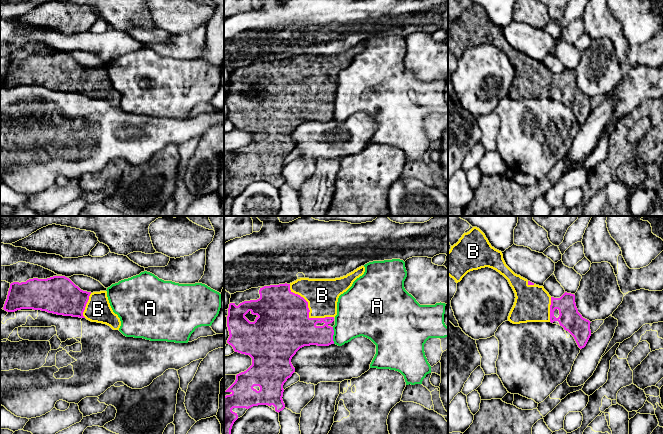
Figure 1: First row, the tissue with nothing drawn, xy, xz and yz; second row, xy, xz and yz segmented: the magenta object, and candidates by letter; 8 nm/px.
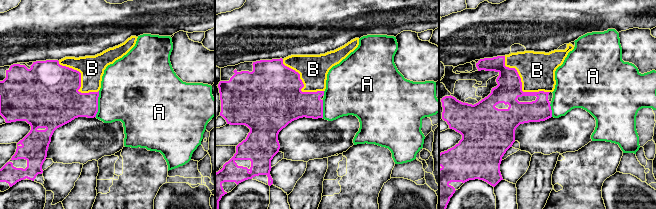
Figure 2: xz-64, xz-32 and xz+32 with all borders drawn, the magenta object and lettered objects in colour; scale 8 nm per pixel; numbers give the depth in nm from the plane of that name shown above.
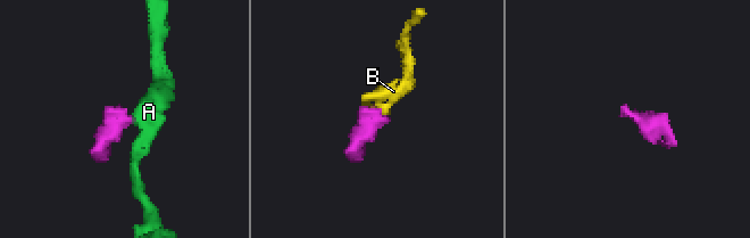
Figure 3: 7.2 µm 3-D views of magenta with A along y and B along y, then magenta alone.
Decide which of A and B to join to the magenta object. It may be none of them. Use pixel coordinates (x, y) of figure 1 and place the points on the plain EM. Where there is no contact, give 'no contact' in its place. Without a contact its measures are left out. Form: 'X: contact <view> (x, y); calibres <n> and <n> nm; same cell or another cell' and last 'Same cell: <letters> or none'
A: contact xz (333, 110); calibres 240 and 340 nm; another cell
B: contact xz (309, 87); calibres 440 and 260 nm; same cell
Same cell: B

